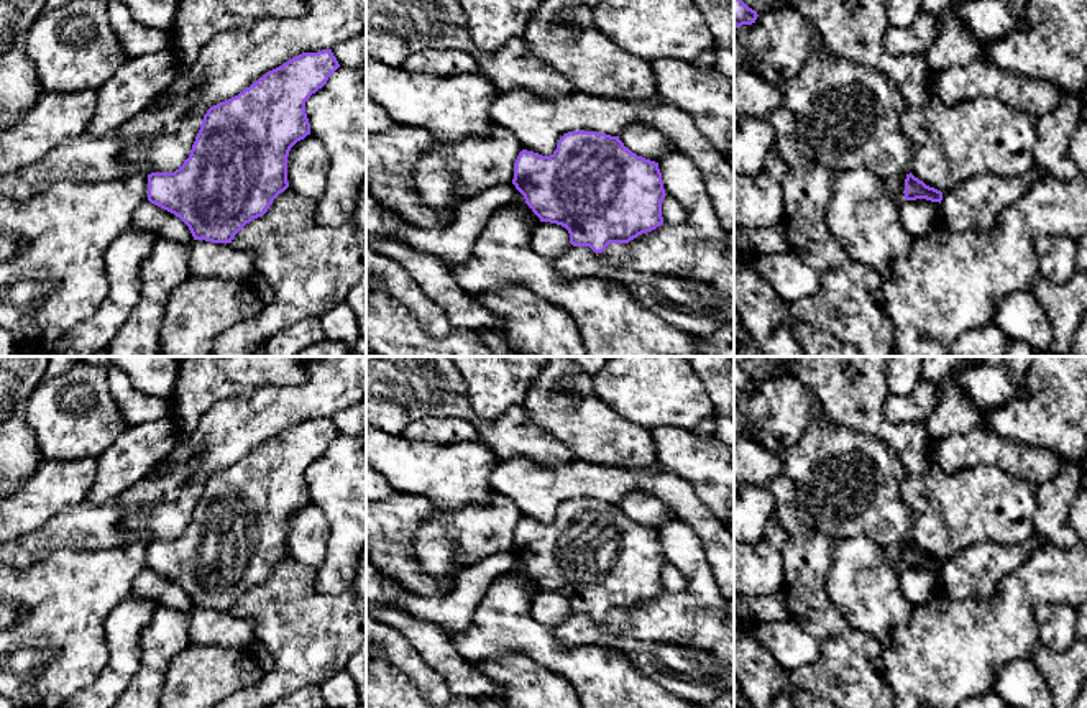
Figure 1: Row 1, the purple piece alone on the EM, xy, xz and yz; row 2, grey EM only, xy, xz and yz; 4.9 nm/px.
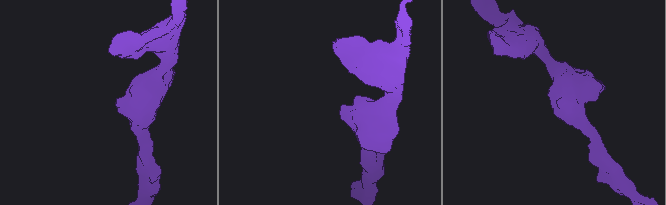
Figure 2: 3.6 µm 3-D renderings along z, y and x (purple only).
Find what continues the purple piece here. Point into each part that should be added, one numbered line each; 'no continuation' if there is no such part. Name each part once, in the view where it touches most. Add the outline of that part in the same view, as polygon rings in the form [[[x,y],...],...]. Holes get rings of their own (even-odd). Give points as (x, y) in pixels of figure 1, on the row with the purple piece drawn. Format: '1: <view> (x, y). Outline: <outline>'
no continuation

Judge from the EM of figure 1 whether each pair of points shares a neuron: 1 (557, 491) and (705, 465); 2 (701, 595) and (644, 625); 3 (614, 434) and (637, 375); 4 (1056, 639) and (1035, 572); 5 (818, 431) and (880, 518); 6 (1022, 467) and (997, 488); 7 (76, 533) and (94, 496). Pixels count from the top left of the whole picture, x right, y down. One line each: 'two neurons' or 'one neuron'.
1: two neurons
2: two neurons
3: two neurons
4: two neurons
5: one neuron
6: two neurons
7: two neurons

